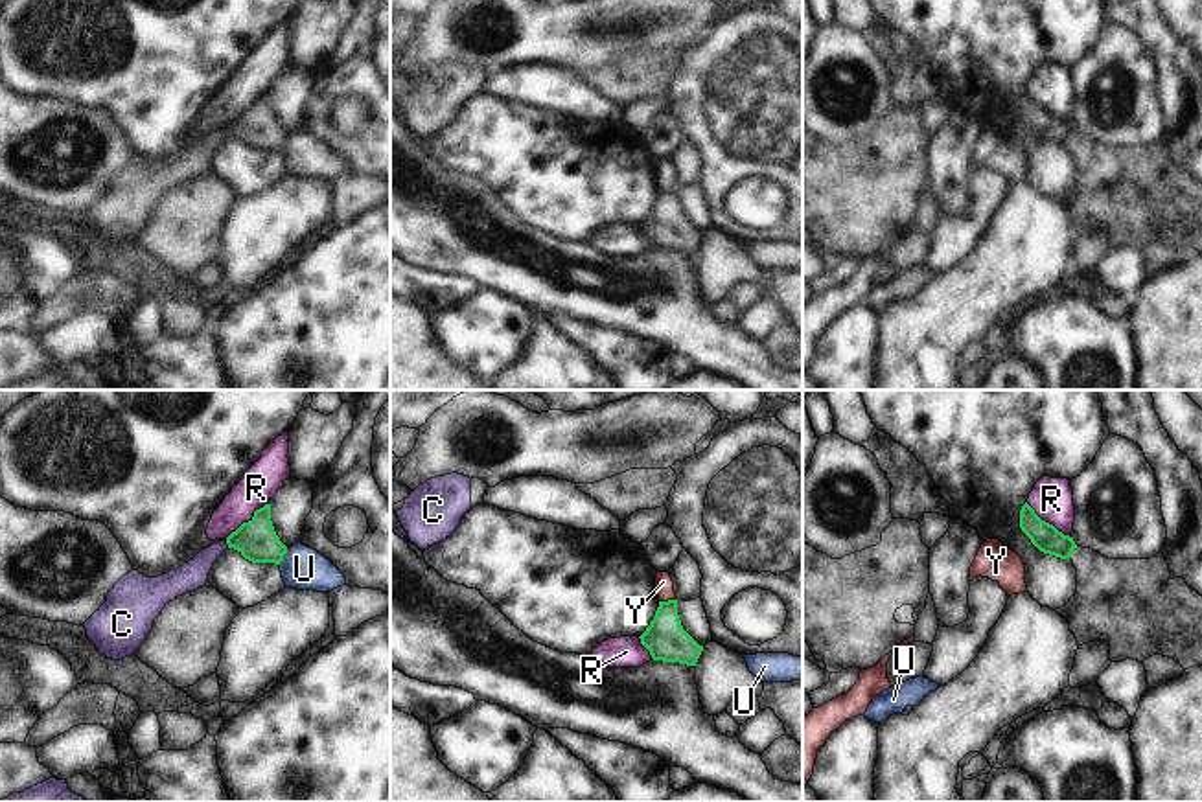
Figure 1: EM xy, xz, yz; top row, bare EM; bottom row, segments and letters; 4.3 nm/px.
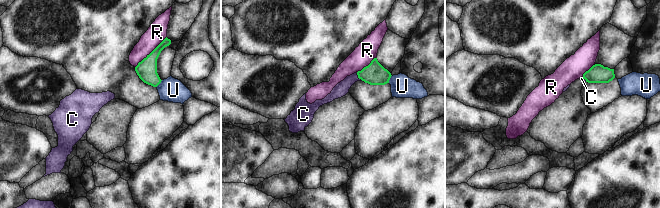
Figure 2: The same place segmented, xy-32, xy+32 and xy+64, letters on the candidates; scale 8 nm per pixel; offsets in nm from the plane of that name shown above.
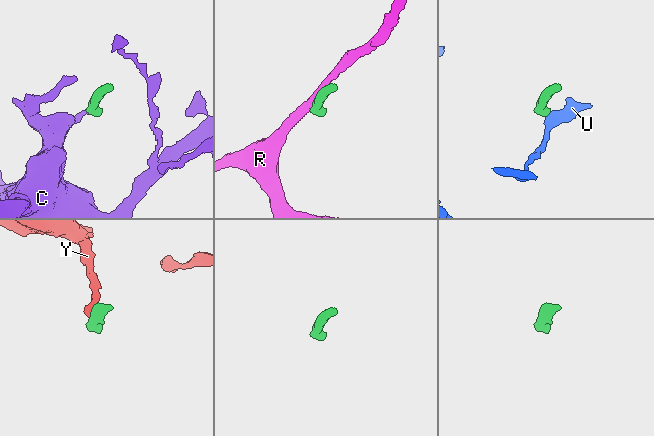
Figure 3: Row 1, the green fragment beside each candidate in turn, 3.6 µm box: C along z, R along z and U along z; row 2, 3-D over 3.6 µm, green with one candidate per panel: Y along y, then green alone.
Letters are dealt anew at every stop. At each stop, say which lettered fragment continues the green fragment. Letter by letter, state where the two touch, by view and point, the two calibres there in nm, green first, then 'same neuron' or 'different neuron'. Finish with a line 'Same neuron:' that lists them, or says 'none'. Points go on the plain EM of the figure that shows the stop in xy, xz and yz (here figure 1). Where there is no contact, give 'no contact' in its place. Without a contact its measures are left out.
C: meets green in xy at (227, 131); 180 nm thick on the green side, 120 nm on the other; same neuron
R: meets green in xy at (249, 109); 180 nm thick on the green side, 160 nm on the other; different neuron
U: meets green in xy at (284, 142); 180 nm thick on the green side, 190 nm on the other; different neuron
Y: meets green in xz at (669, 188); 180 nm thick on the green side, 80 nm on the other; different neuron
Same neuron: C

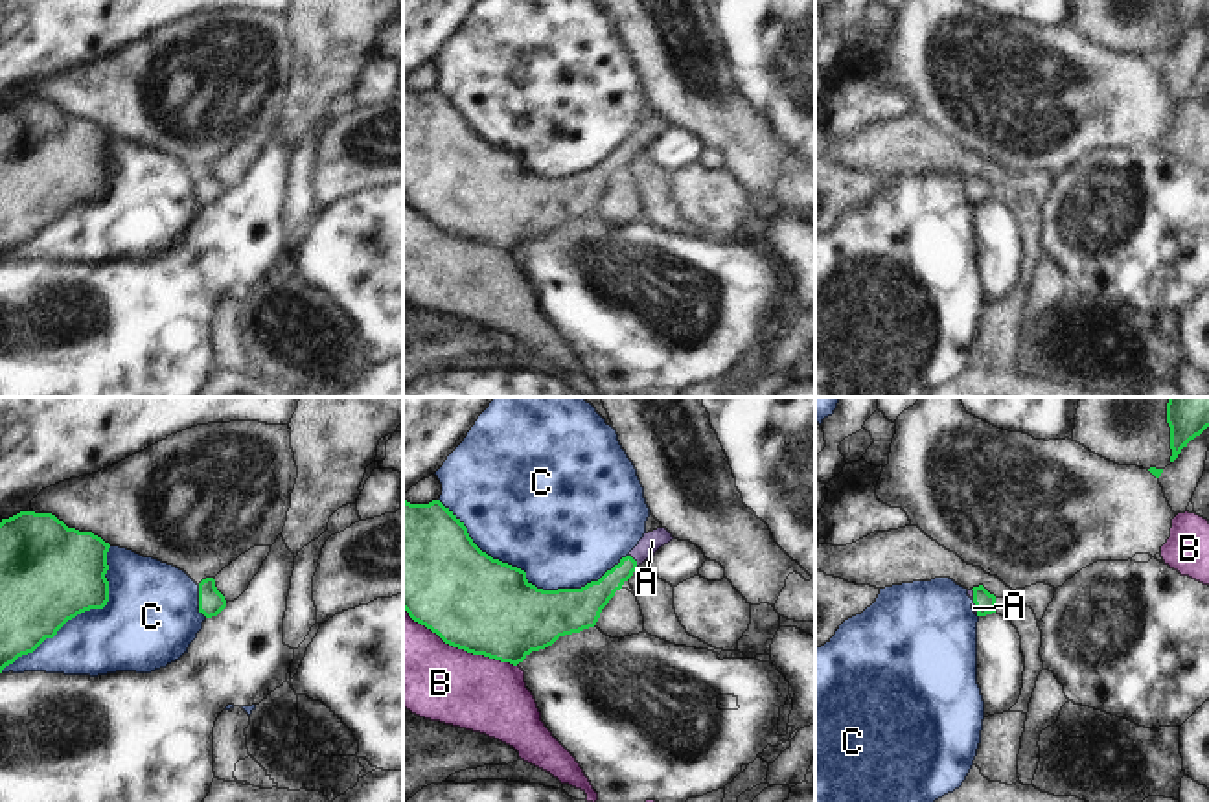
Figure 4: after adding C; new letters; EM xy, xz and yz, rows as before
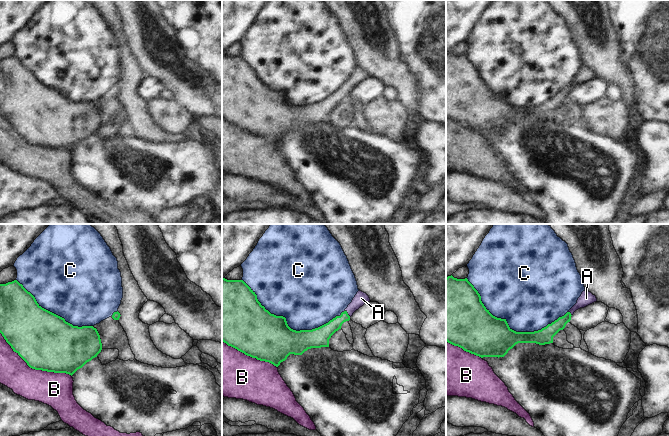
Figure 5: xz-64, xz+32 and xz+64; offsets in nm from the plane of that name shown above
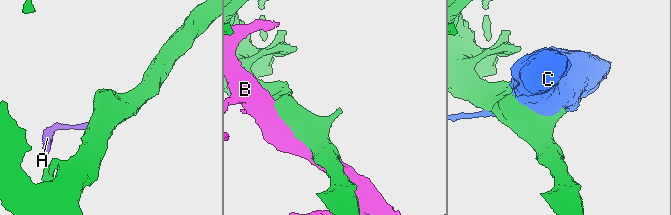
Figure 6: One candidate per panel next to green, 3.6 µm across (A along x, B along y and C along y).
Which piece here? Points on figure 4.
A: meets green in xz at (633, 148); 130 nm thick on the green side, 90 nm on the other; same neuron
B: meets green in xz at (459, 236); 420 nm thick on the green side, 380 nm on the other; different neuron
C: meets green in xz at (527, 168); 420 nm thick on the green side, 460 nm on the other; different neuron
Same neuron: A

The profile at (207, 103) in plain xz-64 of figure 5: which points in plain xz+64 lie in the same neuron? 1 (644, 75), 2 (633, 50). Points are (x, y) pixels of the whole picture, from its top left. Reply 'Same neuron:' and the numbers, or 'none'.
Same neuron: none

